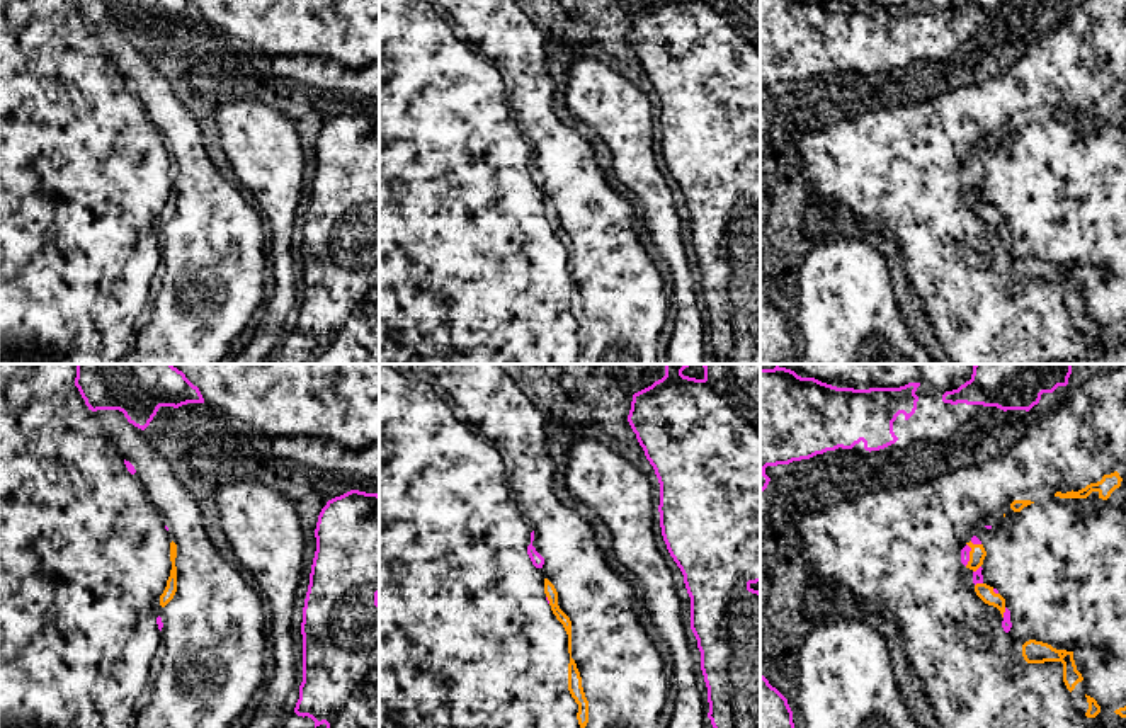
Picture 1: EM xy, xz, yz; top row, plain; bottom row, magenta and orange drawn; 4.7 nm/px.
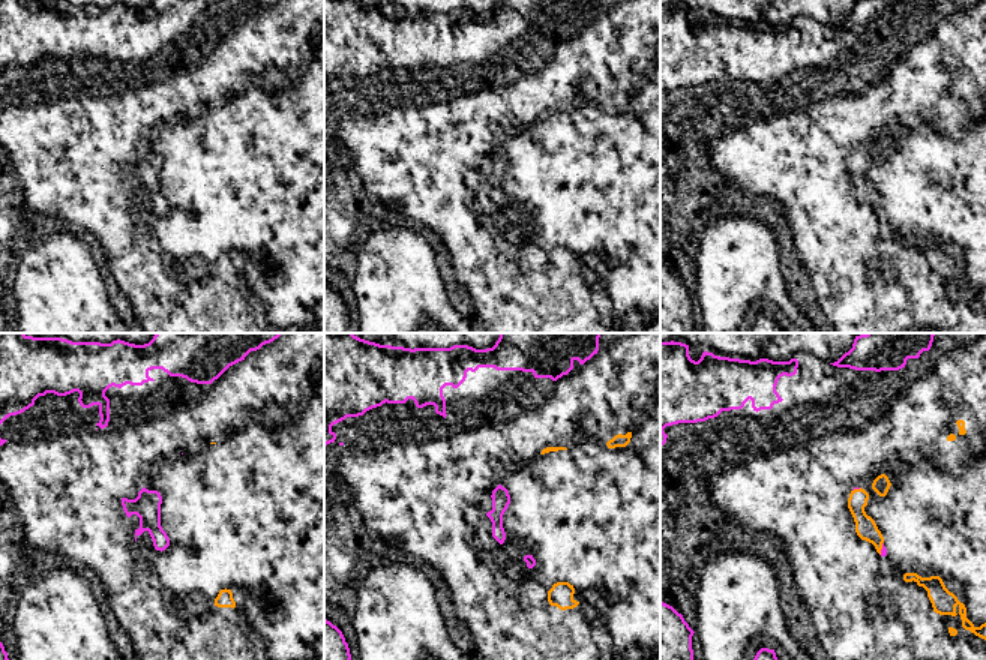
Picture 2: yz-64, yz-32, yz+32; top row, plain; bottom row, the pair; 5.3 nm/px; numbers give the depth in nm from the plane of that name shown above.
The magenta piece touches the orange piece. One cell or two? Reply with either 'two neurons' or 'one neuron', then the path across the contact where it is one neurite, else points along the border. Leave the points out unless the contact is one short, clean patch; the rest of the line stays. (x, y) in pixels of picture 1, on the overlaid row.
two neurons

